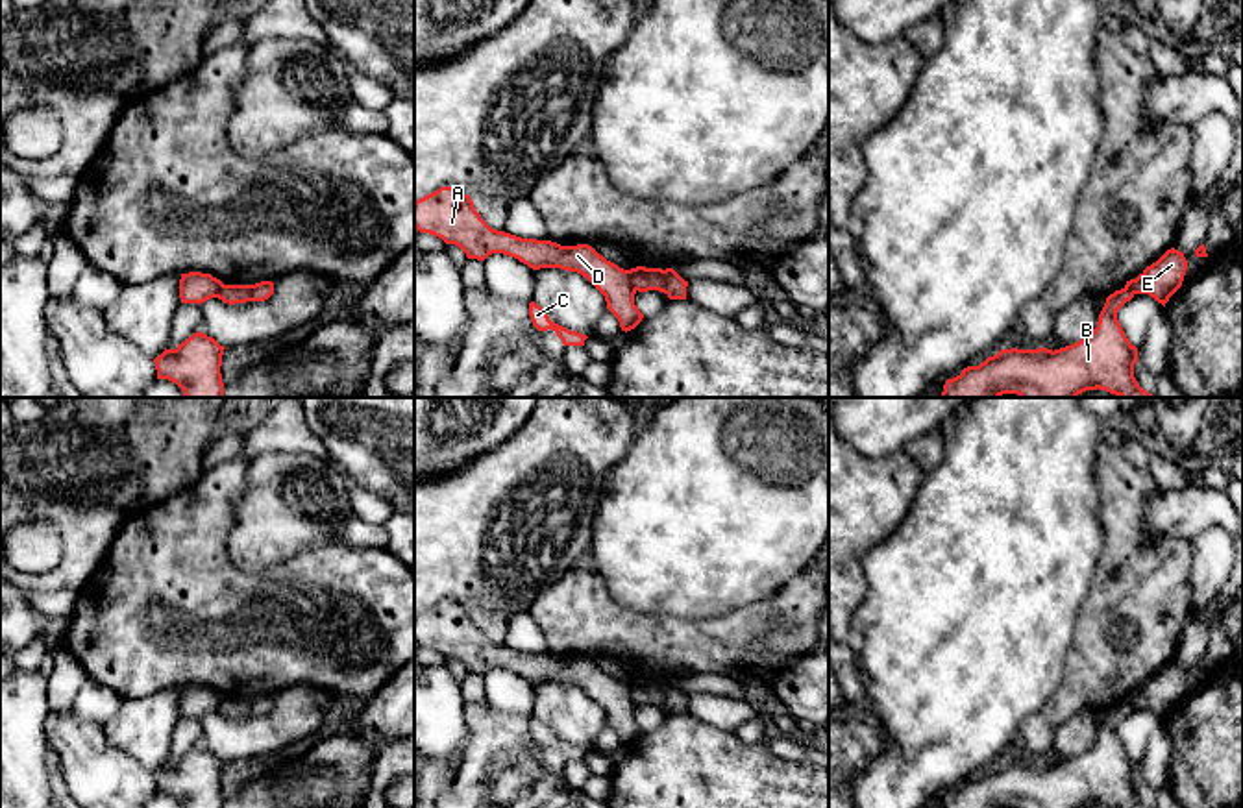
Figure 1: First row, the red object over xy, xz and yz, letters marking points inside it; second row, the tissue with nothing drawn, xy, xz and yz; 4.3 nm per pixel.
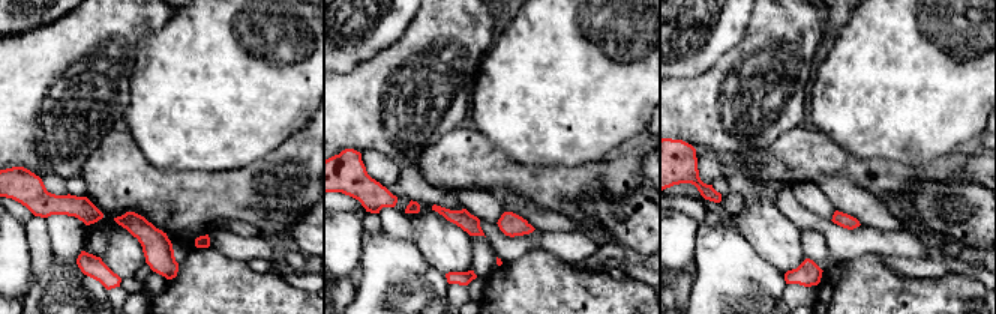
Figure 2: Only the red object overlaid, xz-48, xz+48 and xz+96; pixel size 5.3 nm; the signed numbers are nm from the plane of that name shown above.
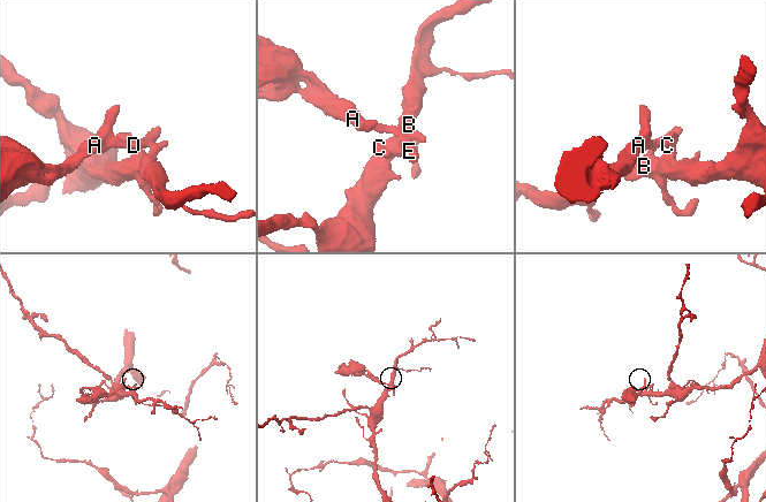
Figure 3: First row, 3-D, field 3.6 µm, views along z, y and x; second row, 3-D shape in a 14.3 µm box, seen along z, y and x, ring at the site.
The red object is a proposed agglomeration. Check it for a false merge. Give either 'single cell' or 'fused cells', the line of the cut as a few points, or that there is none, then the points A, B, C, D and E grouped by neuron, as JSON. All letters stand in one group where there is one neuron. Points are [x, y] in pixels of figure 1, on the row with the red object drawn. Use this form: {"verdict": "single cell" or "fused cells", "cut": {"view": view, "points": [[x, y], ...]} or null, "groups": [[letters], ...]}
{"verdict": "fused cells", "cut": {"view": "xz", "points": [[627, 270], [635, 291]]}, "groups": [["A", "D", "E"], ["B", "C"]]}

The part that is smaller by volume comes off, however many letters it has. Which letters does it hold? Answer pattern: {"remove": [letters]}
{"remove": ["A", "D", "E"]}

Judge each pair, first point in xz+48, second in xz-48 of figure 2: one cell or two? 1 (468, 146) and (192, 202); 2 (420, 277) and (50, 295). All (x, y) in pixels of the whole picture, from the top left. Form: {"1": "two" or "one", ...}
{"1": "one", "2": "one"}

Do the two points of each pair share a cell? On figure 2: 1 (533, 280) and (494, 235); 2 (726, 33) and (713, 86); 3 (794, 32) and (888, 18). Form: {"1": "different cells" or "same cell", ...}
{"1": "different cells", "2": "different cells", "3": "different cells"}

